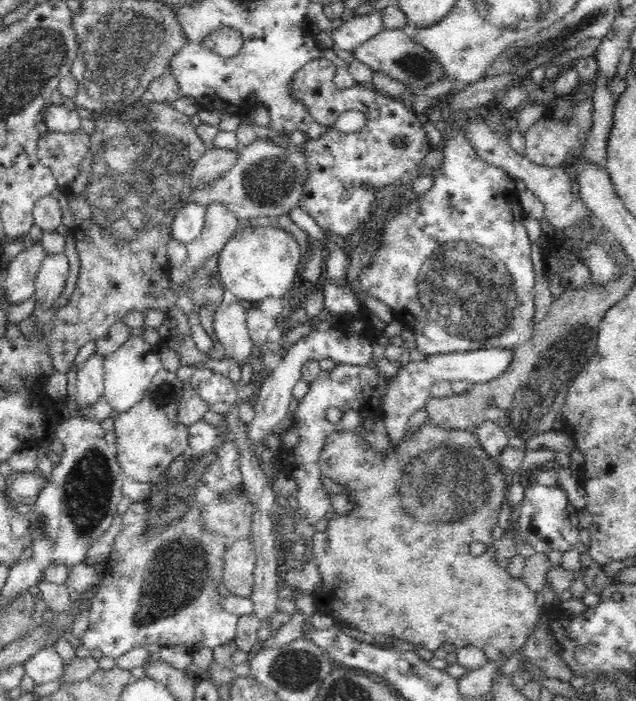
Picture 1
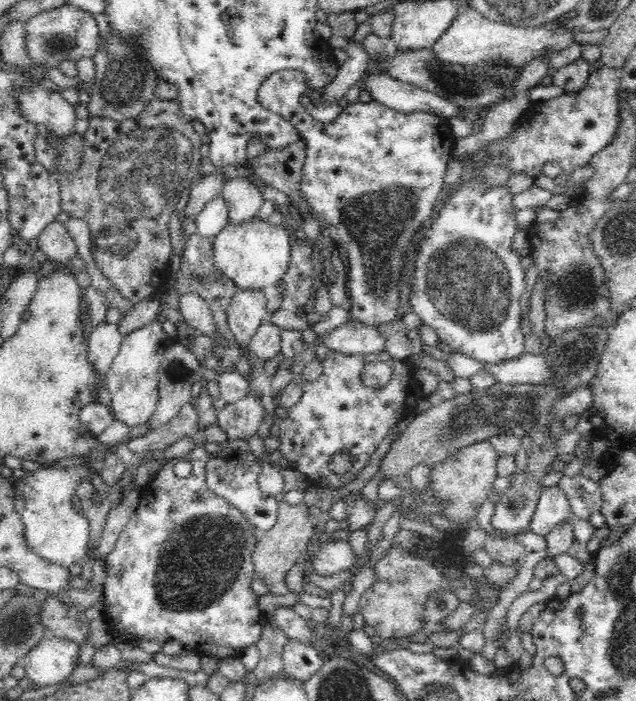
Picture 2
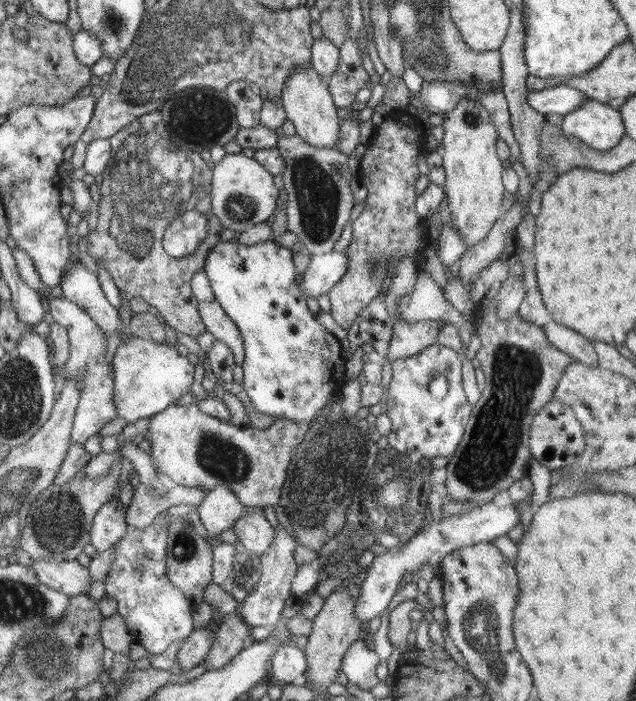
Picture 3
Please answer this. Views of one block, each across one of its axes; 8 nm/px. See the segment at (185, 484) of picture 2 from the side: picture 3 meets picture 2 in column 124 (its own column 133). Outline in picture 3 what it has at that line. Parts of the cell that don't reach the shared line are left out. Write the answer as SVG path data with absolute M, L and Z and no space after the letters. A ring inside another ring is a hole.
M164 511L143 529L127 524L125 535L113 546L115 557L104 582L105 594L116 600L120 615L132 641L144 646L150 654L162 654L168 645L182 642L196 628L193 625L194 604L166 576L167 514Z

